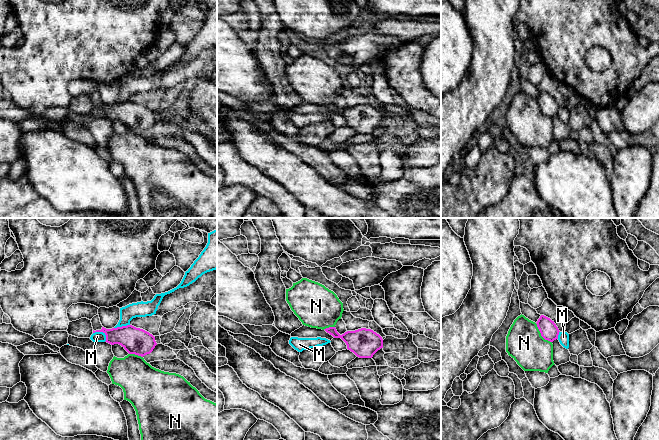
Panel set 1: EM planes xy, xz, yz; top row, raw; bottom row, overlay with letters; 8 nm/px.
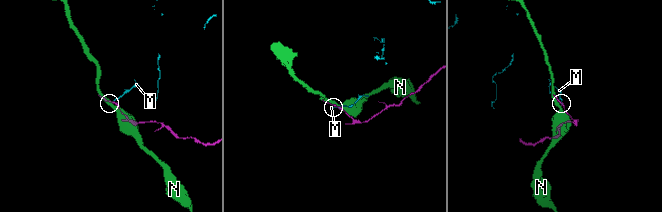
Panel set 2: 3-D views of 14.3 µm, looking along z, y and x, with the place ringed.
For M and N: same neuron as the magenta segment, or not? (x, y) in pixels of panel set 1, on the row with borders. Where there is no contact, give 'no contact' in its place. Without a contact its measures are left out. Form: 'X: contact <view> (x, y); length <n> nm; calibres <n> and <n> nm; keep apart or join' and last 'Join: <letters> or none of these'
M: contact xy (102, 331); length 130 nm; calibres 190 and 80 nm; keep apart
N: contact yz (541, 334); length 200 nm; calibres 150 and 300 nm; keep apart
Join: none of these

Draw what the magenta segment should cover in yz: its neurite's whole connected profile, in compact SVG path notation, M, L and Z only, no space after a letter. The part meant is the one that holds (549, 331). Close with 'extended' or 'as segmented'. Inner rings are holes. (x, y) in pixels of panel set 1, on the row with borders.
M541 315L537 321L537 327L541 333L541 336L550 342L558 339L559 329L550 318Z; as segmented

